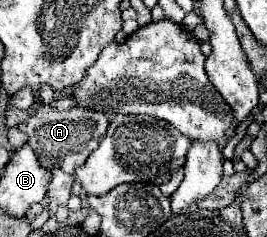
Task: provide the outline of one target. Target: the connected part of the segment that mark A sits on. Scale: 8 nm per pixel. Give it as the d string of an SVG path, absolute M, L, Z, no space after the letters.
M41 104L37 108L37 114L19 124L19 130L23 130L29 136L29 144L45 168L57 166L63 172L73 174L73 170L81 166L89 158L89 154L99 146L101 138L107 132L107 126L109 118L101 112L93 112L87 108L71 108L59 112L53 110L49 104Z

